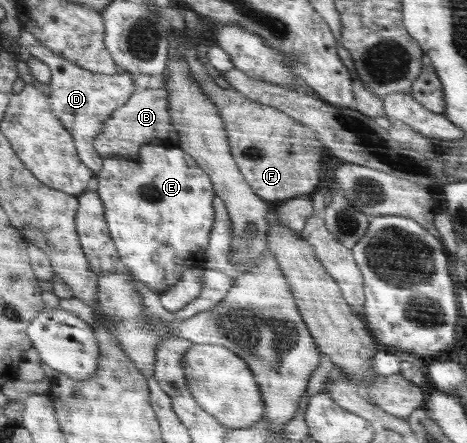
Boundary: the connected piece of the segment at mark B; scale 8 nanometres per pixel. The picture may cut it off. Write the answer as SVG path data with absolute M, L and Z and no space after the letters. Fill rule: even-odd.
M153 86L143 91L136 90L126 105L107 119L102 133L95 137L94 141L95 151L103 160L111 156L125 157L125 154L127 154L127 159L131 159L144 145L163 147L178 147L179 145L179 132L171 123L167 92L164 88Z

